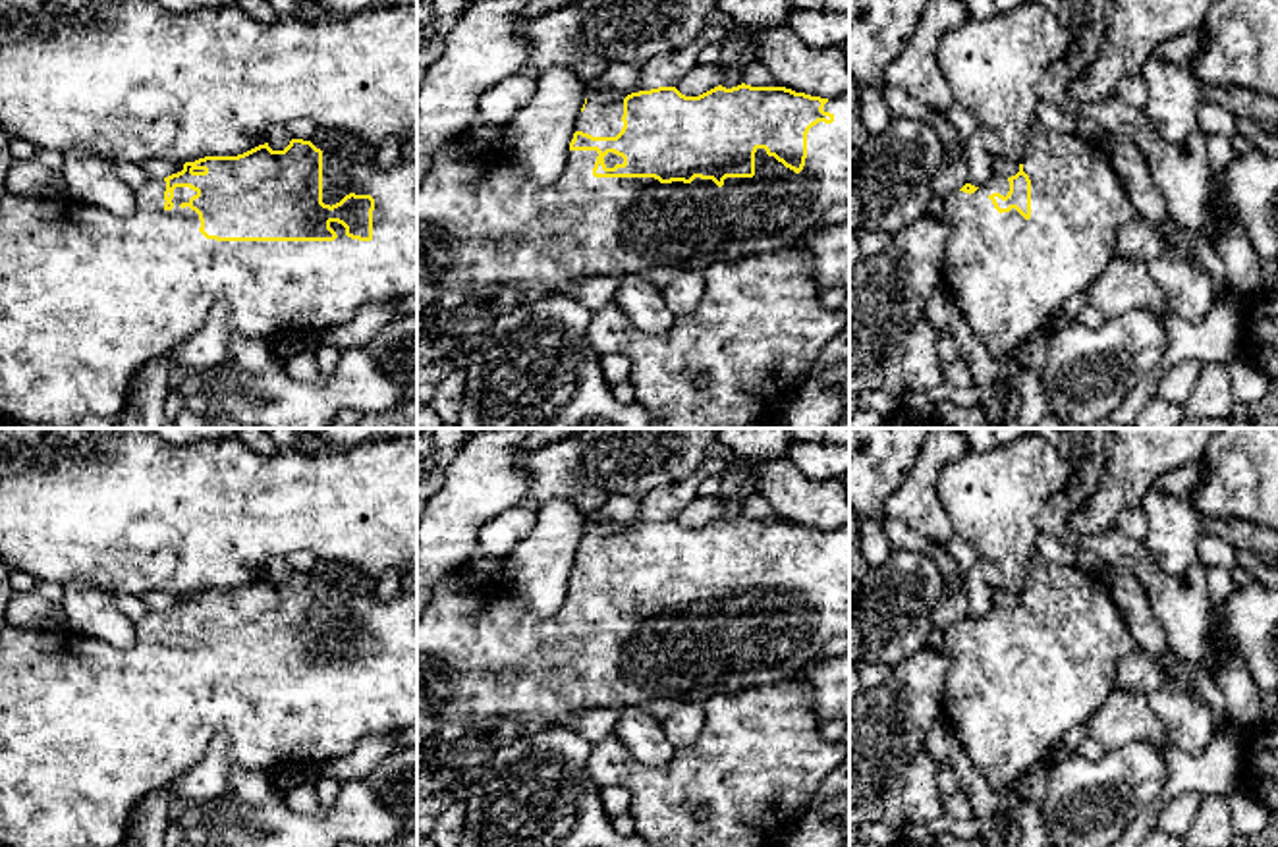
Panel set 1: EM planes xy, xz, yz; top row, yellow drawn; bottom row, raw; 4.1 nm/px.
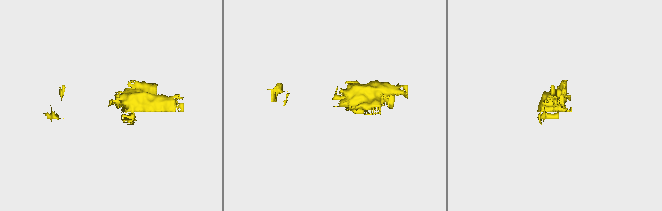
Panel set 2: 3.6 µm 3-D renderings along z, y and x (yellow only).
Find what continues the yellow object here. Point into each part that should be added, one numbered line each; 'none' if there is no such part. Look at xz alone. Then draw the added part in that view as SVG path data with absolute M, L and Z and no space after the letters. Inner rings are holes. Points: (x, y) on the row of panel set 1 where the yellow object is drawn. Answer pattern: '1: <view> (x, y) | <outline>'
1: xz (479, 220) | M849 93L828 98L822 110L830 112L834 116L834 122L819 122L809 129L807 158L799 174L786 168L774 156L768 156L764 149L757 149L755 176L726 178L722 187L718 187L712 179L701 178L695 178L691 183L660 183L654 178L595 178L593 168L598 156L597 150L568 150L568 164L560 178L548 185L541 185L535 183L525 170L514 168L504 158L502 150L488 154L471 154L459 145L459 139L450 141L434 154L431 170L423 185L417 189L417 320L427 314L427 307L431 305L431 301L444 289L461 289L465 293L471 293L477 286L546 286L560 293L589 278L620 280L627 276L641 278L656 287L664 287L687 270L697 270L705 274L716 262L734 262L739 259L751 259L764 253L795 247L809 230L822 224L822 218L830 206L849 203Z

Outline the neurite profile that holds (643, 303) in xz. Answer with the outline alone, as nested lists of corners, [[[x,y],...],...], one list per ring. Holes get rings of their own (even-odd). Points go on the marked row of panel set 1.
[[[635,276],[618,280],[614,303],[637,330],[647,334],[664,334],[676,322],[674,313],[662,297],[662,287],[651,286]]]

